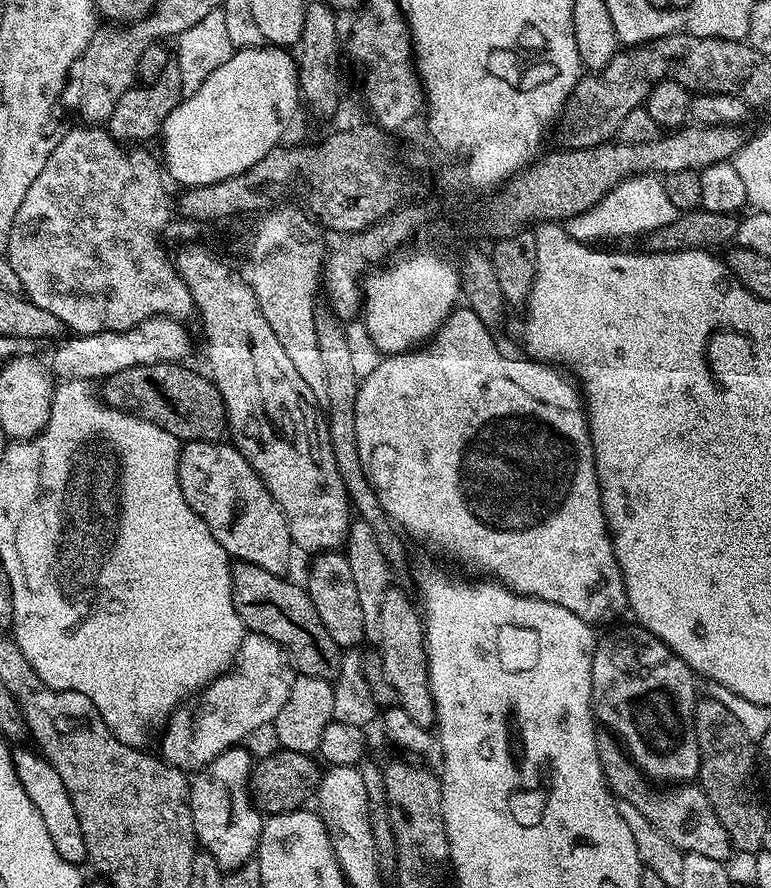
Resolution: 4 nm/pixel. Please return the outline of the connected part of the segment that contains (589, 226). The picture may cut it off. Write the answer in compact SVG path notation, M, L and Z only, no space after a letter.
M639 173L617 181L599 201L566 221L567 237L580 243L592 244L594 240L606 240L610 231L616 234L632 236L634 234L650 234L664 225L668 225L678 214L678 209L669 198L665 183L654 174Z

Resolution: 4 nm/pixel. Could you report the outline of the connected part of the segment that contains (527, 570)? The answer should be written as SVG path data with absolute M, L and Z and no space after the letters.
M460 306L445 320L435 336L427 341L426 346L417 347L411 352L385 355L381 359L384 361L368 377L365 375L361 379L356 399L356 433L364 473L376 491L376 497L382 502L389 521L405 533L408 531L410 535L449 552L454 559L464 564L477 564L486 575L497 576L500 579L497 581L510 592L554 602L588 624L599 625L599 620L615 612L625 611L626 593L624 579L612 549L612 537L606 531L596 461L592 455L592 437L588 434L588 422L582 411L577 385L571 379L568 381L560 373L563 371L559 367L547 362L511 360L504 356L492 336L495 336L493 329L487 328L472 308Z

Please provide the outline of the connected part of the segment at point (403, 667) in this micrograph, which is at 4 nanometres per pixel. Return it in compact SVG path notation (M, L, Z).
M390 590L382 602L382 638L378 651L390 686L398 690L399 707L404 708L418 726L431 729L438 720L438 700L430 682L426 624L421 609L417 605L415 608L404 592Z

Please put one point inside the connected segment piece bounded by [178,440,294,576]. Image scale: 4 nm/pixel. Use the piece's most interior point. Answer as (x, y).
(217, 481)

